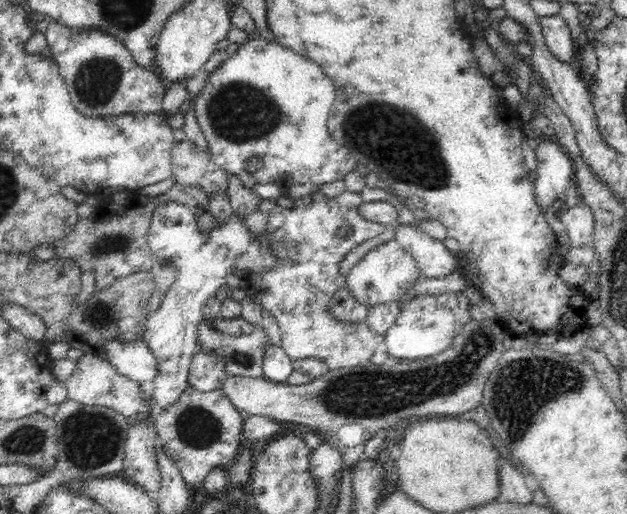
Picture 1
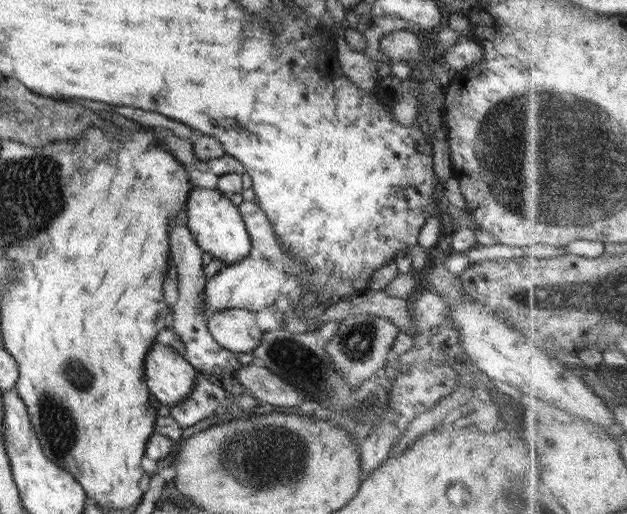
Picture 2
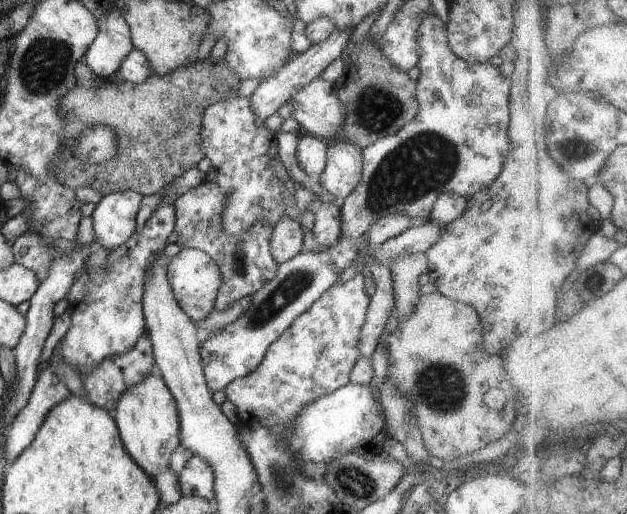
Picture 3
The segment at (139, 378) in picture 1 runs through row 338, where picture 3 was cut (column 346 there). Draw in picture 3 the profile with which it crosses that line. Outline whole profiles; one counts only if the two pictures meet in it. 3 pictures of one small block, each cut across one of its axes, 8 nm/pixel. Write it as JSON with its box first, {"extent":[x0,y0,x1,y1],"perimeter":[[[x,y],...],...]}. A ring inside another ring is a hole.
{"extent":[289,77,347,144],"perimeter":[[[316,77],[312,82],[310,82],[310,84],[307,84],[303,89],[300,89],[291,98],[291,100],[289,102],[291,102],[294,105],[295,110],[291,115],[299,122],[302,133],[318,137],[319,139],[323,139],[323,140],[327,141],[329,144],[330,143],[332,144],[336,141],[342,141],[342,140],[337,140],[337,139],[339,138],[339,135],[341,134],[341,126],[343,125],[343,122],[345,121],[347,112],[346,112],[344,103],[338,98],[338,95],[336,94],[336,91],[334,89],[334,83],[332,83],[330,81],[326,81],[326,80],[322,79],[321,77]]]}

